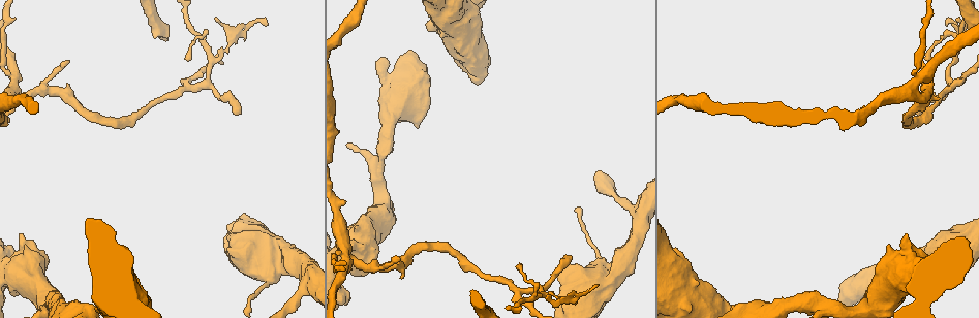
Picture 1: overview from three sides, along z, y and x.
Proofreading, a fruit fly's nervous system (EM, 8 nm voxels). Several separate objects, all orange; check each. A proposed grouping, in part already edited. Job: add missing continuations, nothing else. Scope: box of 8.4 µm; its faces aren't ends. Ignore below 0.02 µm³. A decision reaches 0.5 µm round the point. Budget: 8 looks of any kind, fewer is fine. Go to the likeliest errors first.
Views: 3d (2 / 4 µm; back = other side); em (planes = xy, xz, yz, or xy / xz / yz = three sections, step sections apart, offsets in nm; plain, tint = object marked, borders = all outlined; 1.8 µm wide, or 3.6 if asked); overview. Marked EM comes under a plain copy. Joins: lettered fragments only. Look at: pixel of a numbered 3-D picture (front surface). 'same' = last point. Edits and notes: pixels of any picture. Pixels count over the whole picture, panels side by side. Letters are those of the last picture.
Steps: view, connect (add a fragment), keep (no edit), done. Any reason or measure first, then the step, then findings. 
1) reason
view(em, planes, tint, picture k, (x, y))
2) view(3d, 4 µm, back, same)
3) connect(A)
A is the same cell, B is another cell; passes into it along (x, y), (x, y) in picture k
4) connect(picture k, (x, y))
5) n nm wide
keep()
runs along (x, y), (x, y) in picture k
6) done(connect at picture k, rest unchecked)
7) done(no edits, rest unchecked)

free end
view(3d, 2 µm, picture 1, (569, 257))

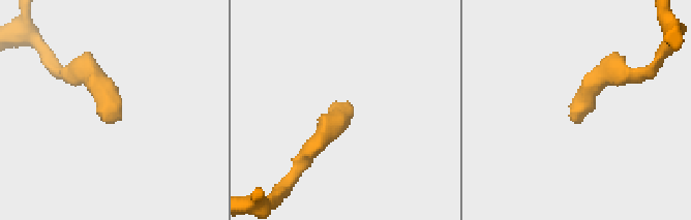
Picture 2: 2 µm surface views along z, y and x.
view(em, yz, step 8, tint, picture 2, (342, 110))

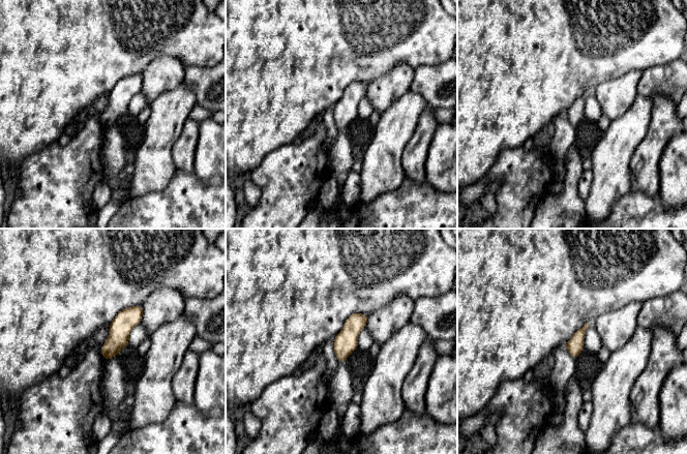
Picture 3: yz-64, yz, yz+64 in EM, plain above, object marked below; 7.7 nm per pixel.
cut it another way
view(em, planes, borders, same)

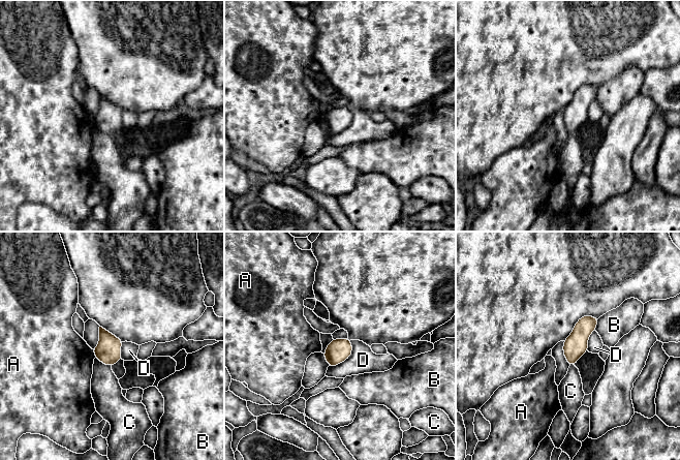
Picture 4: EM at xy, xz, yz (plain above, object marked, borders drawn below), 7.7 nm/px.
keep()
A, B, C and D are other cells; border along (350, 340), (351, 354), (329, 366) in picture 4; none of them fits

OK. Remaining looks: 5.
an open end
view(em, planes, borders, picture 1, (906, 236))

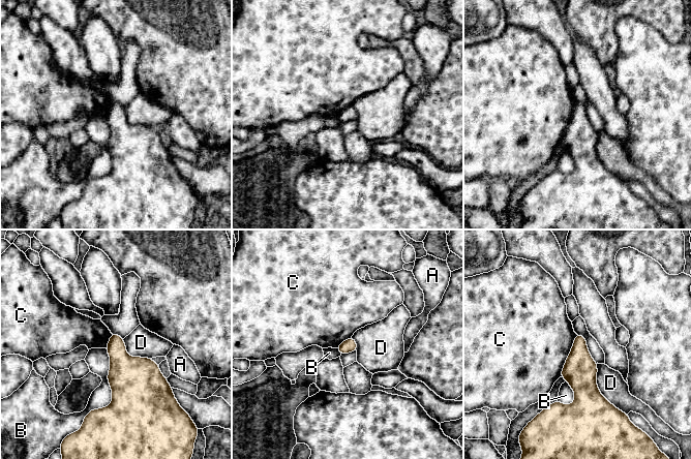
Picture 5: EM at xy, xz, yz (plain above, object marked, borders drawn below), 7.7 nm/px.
keep()
A, B, C and D are other cells; no lettered fragment goes on from it

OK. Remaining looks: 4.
sudden change in width
view(3d, 4 µm, back, picture 1, (970, 239))

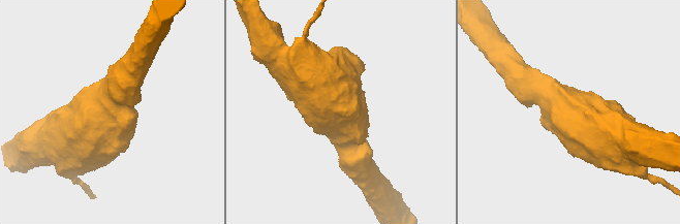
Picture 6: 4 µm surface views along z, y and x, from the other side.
view(em, 3.6 µm, xz, step 4, tint, picture 6, (97, 115))

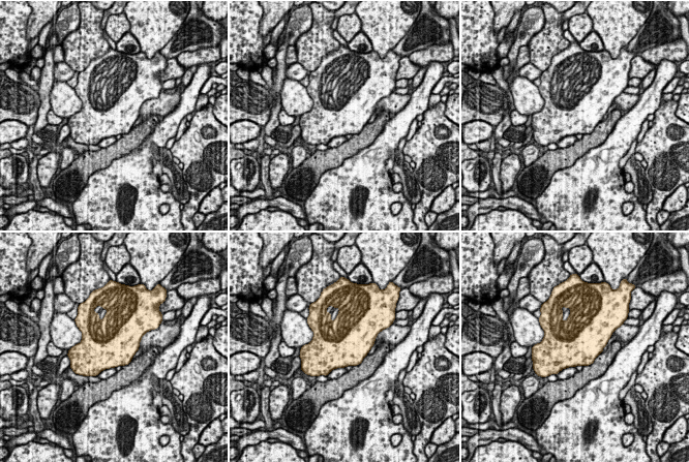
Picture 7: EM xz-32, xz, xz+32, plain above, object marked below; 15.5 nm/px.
view(em, 3.6 µm, planes, borders, same)

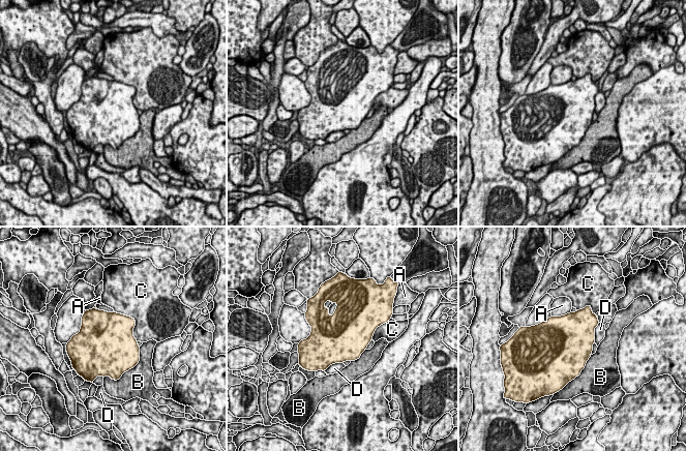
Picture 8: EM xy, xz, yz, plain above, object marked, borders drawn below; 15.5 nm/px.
keep()
A, B, C and D are other cells; border along (140, 347), (140, 360), (120, 377) in picture 8; none of them fits

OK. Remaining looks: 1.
done(no edits, rest unchecked)

